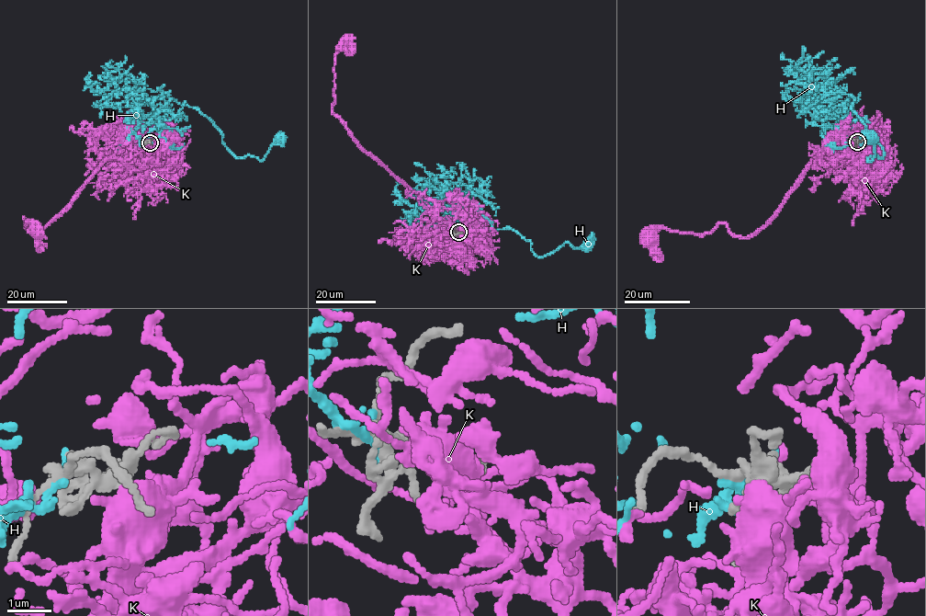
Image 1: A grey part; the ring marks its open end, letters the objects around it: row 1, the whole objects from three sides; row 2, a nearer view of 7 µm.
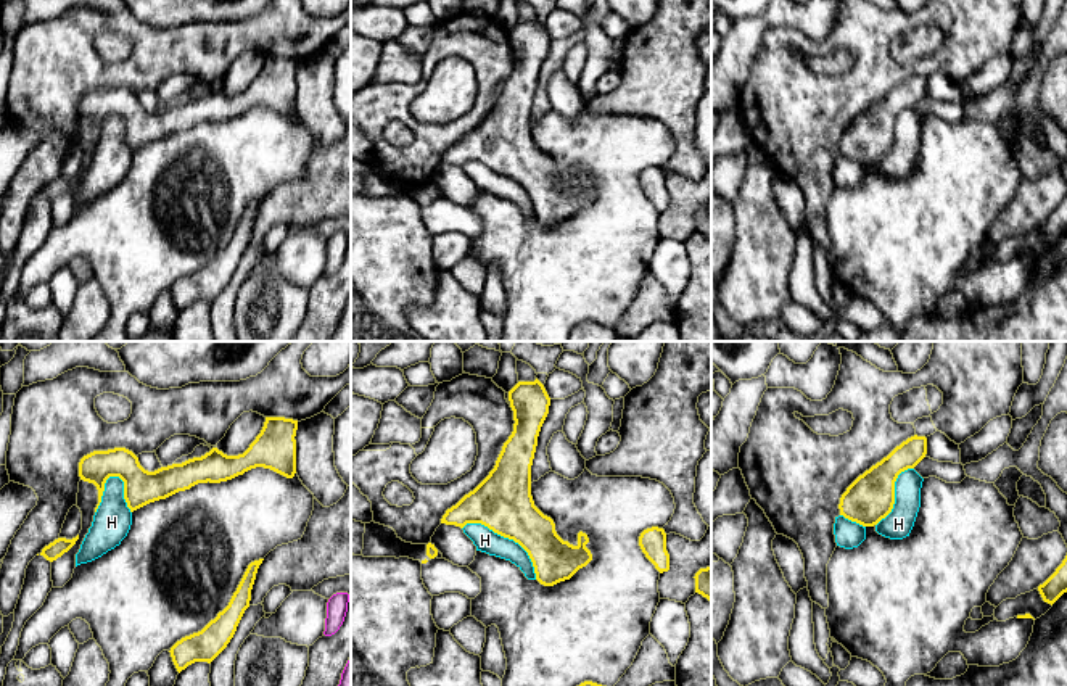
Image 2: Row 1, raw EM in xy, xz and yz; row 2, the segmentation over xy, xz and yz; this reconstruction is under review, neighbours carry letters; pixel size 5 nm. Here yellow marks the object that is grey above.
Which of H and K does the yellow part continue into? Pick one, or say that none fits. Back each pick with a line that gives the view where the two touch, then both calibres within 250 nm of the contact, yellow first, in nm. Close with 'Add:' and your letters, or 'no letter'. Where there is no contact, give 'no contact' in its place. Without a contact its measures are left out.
K: no contact
Add: K

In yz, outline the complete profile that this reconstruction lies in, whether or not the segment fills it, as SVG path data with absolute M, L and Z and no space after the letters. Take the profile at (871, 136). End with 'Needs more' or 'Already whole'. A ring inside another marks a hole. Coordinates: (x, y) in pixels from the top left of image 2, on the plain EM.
M911 76L896 85L887 97L859 114L840 137L840 155L863 166L874 166L885 158L895 143L895 121L908 108L914 108L927 93L927 77Z. Already whole

